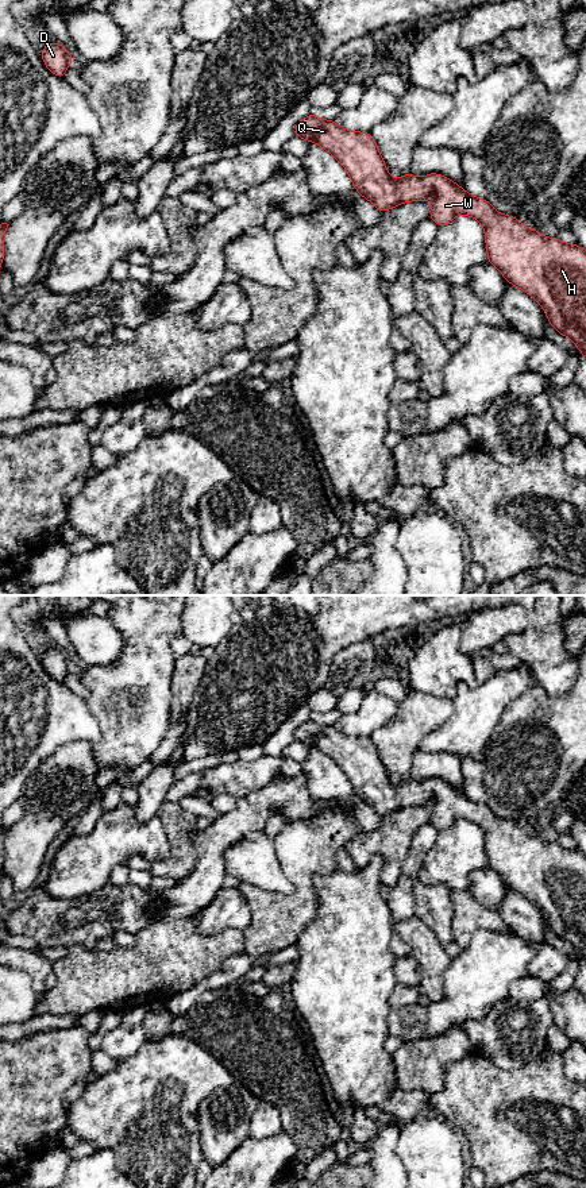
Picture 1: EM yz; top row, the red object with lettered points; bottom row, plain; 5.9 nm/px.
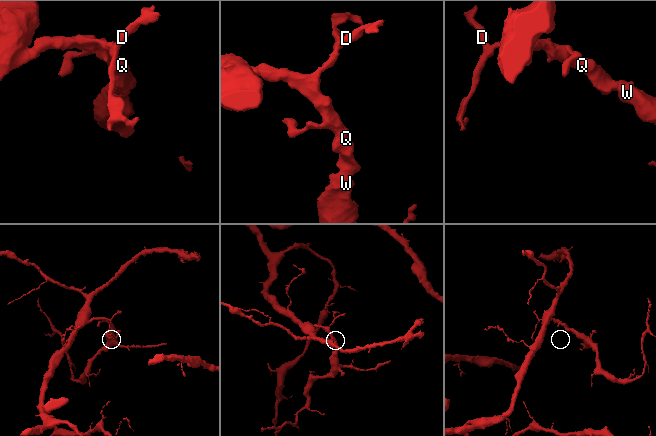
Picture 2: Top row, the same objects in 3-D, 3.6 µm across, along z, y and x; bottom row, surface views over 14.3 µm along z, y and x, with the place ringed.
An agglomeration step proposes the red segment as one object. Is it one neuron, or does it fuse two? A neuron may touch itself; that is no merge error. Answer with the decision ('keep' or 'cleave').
keep

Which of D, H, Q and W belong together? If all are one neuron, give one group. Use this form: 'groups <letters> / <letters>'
groups D H Q W

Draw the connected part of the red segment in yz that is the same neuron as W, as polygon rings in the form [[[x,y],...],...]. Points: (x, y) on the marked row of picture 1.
[[[308,115],[294,127],[296,136],[316,142],[331,153],[347,170],[356,192],[371,201],[379,212],[406,201],[432,200],[429,219],[437,227],[448,224],[458,215],[469,215],[485,227],[487,262],[500,270],[506,281],[531,294],[545,310],[550,324],[570,338],[586,356],[586,251],[578,244],[566,244],[558,238],[544,238],[516,217],[498,213],[493,205],[469,194],[455,181],[431,173],[423,178],[406,173],[394,181],[385,166],[371,132],[355,132],[339,127],[334,120]]]

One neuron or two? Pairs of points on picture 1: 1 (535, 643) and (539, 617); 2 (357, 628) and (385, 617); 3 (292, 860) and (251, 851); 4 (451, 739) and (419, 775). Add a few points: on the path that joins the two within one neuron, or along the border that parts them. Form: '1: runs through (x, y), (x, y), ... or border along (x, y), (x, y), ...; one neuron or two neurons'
1: runs through (539, 636), (539, 624); one neuron
2: runs through (363, 621), (367, 617), (378, 617); one neuron
3: border along (273, 839), (273, 849), (278, 866), (292, 883); two neurons
4: border along (419, 748), (451, 752), (461, 759); two neurons

